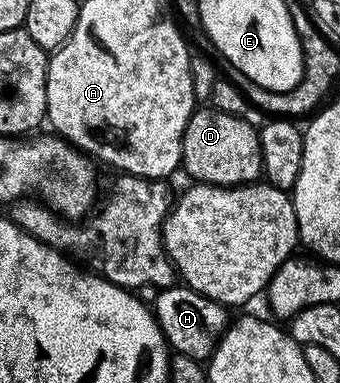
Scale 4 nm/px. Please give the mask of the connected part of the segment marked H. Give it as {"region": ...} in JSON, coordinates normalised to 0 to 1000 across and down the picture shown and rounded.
{"region":[[[544,744],[479,749],[456,770],[465,773],[447,789],[453,836],[471,849],[503,919],[585,943],[615,940],[632,901],[668,859],[668,804]]]}

